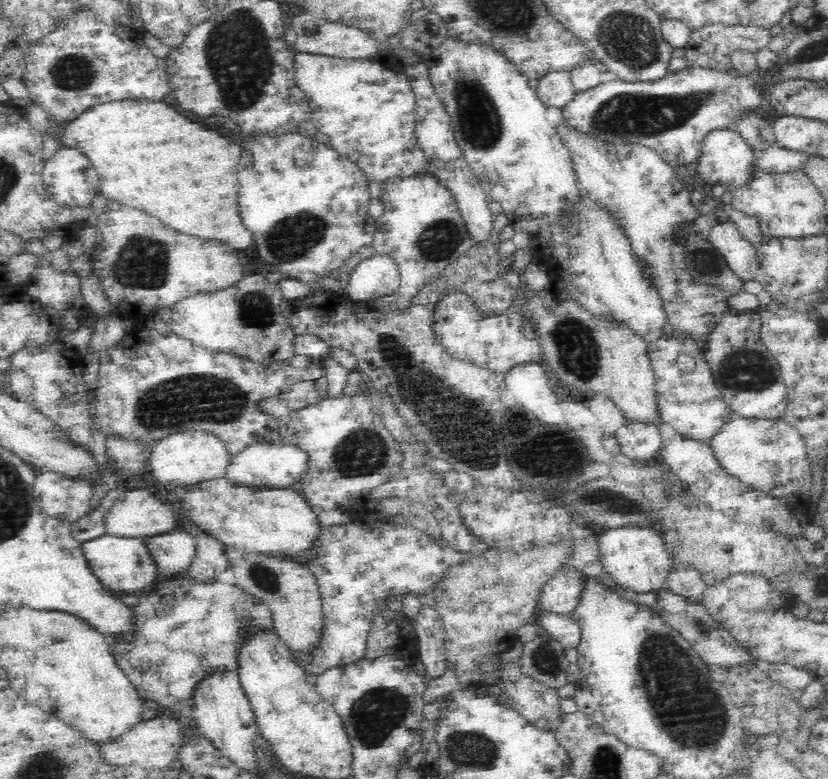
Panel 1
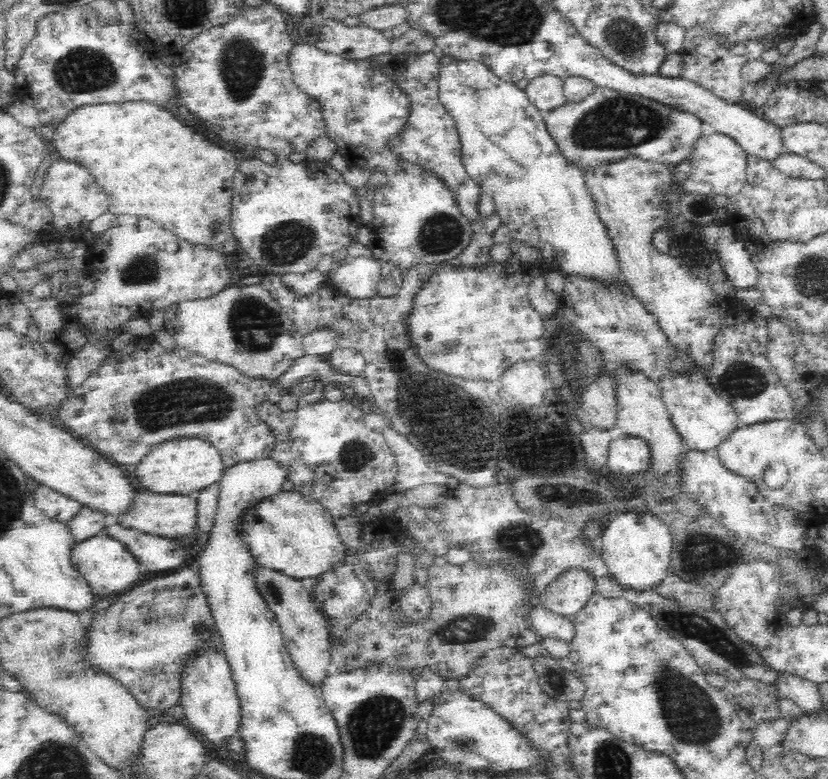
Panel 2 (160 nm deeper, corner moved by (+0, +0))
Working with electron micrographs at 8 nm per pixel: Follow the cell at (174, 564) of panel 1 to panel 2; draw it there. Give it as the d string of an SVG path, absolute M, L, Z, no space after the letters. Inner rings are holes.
M117 523L109 527L105 535L124 543L140 561L141 570L145 575L149 572L176 570L186 560L184 544L172 538L138 533L124 529Z

